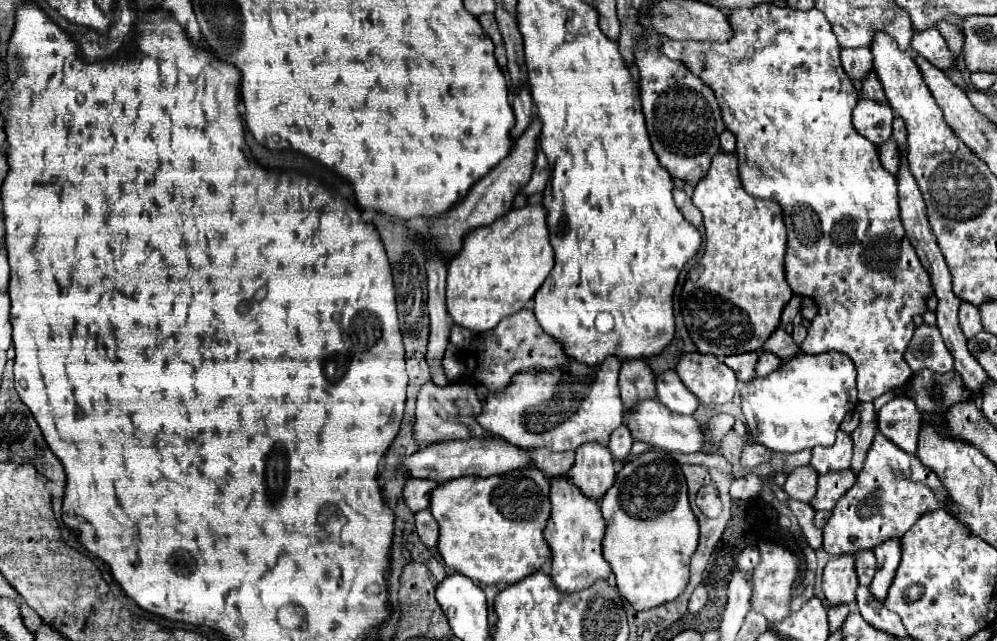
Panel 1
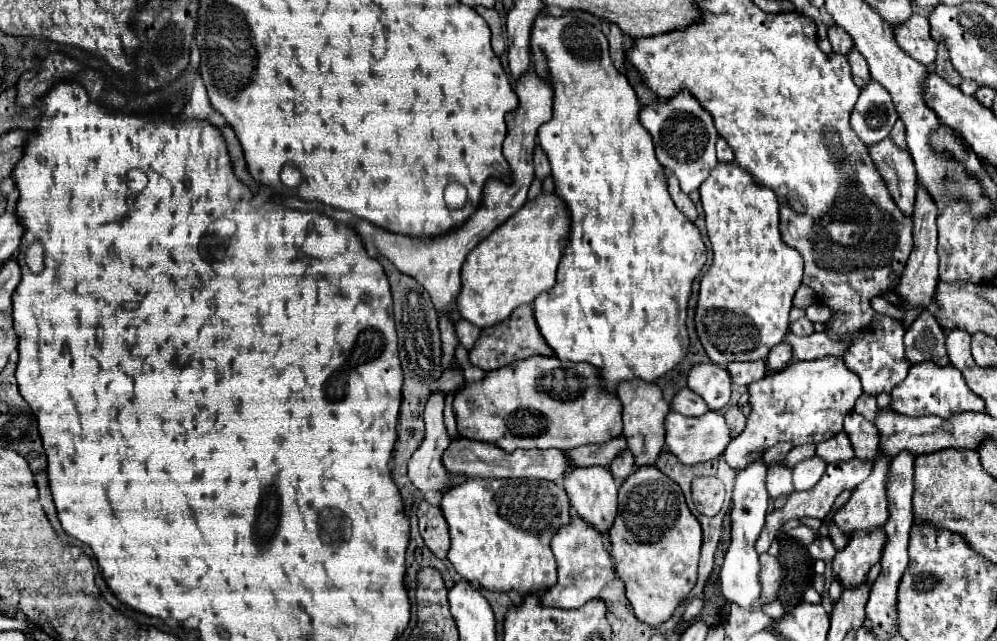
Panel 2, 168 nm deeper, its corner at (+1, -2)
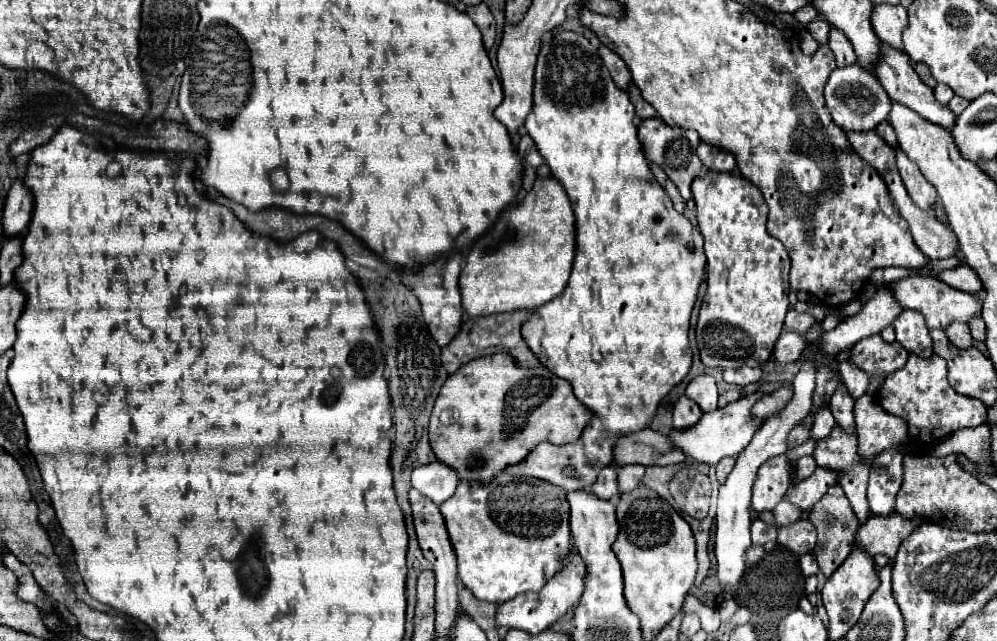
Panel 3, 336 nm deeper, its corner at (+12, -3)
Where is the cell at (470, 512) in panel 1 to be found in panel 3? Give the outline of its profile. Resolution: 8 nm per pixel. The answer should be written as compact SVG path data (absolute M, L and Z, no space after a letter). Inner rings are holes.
M503 472L485 488L479 484L459 482L455 494L441 504L441 514L457 552L459 578L475 598L485 602L501 604L521 592L539 592L545 582L553 578L559 568L563 568L561 558L567 558L573 550L567 492L543 480L519 480Z

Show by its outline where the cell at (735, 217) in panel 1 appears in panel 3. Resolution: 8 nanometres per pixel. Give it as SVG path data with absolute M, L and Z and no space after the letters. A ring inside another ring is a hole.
M703 172L693 182L693 198L697 204L697 224L705 236L707 254L707 294L697 322L697 344L701 362L709 368L739 368L743 364L757 368L765 364L781 334L789 308L789 254L785 246L767 234L767 204L761 192L739 174Z

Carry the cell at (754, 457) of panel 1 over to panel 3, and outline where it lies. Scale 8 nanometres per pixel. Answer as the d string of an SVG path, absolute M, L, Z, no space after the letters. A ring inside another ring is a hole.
M799 424L791 430L789 434L789 448L791 446L797 446L797 444L803 444L811 438L811 426L805 426L805 424Z

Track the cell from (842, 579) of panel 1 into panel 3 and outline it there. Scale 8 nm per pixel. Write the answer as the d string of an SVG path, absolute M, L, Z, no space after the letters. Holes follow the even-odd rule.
M897 512L889 516L871 516L863 526L859 526L857 544L863 546L871 556L885 554L889 558L895 558L903 538L907 538L907 534L911 534L923 522L925 518L907 522L907 518L901 518Z

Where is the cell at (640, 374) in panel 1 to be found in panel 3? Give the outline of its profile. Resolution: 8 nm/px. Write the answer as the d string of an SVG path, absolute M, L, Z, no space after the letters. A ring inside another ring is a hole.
M621 466L619 468L619 476L617 476L617 480L619 480L619 494L635 490L641 484L643 474L645 474L643 466Z

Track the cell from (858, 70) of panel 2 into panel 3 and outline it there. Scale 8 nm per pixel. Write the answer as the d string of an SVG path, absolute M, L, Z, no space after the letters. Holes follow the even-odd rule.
M831 26L831 32L829 32L829 48L833 50L833 54L835 54L835 60L837 60L837 66L839 68L843 68L843 66L849 66L849 64L855 64L855 50L851 48L851 44L849 44L849 38L843 34L843 32L839 32L839 30L835 30L835 26Z

